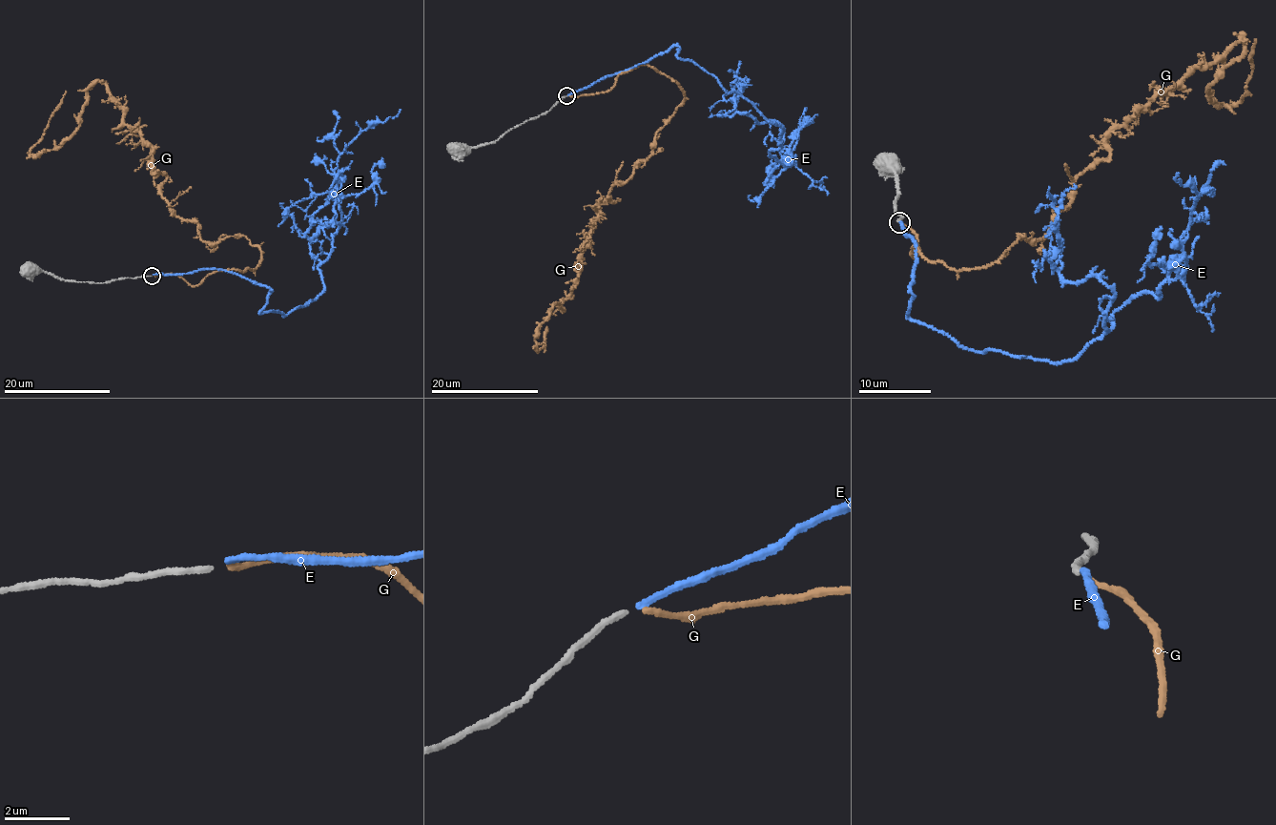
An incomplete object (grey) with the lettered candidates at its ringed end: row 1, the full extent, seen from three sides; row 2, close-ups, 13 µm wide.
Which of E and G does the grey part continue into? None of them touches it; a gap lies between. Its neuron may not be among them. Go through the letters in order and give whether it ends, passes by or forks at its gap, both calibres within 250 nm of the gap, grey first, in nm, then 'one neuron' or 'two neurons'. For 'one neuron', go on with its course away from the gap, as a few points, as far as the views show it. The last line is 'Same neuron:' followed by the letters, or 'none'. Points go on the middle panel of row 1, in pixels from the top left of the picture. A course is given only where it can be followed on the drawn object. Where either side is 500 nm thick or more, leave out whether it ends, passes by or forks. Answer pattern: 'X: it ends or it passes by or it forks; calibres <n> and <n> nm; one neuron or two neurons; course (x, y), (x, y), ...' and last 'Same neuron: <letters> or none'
E: it ends; calibres 180 and 180 nm; two neurons
G: it ends; calibres 180 and 170 nm; one neuron; course (569, 95), (647, 65), (684, 96), (601, 202), (538, 351), (546, 326)
Same neuron: G

